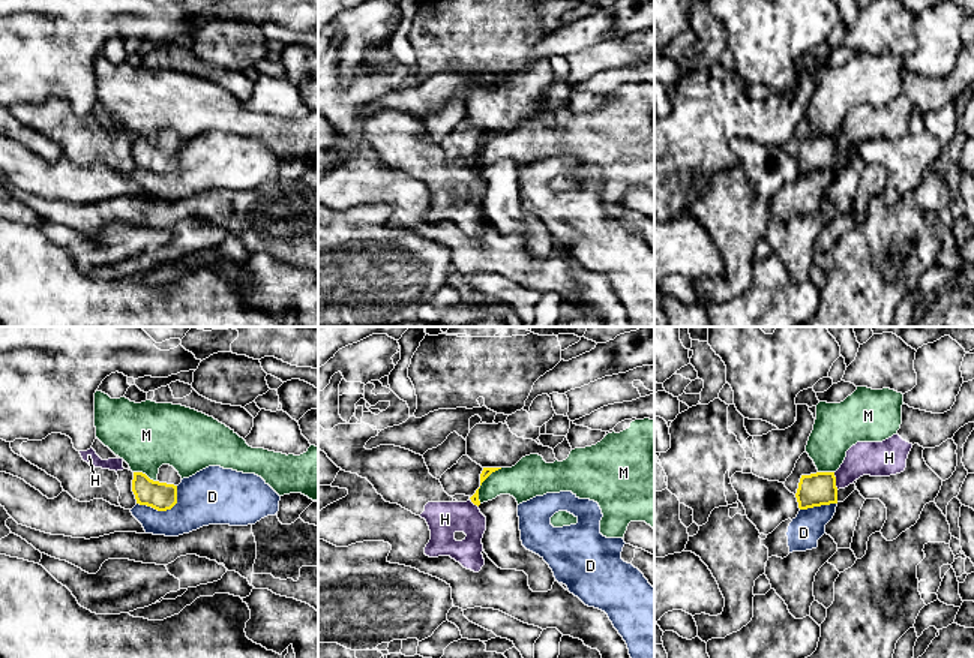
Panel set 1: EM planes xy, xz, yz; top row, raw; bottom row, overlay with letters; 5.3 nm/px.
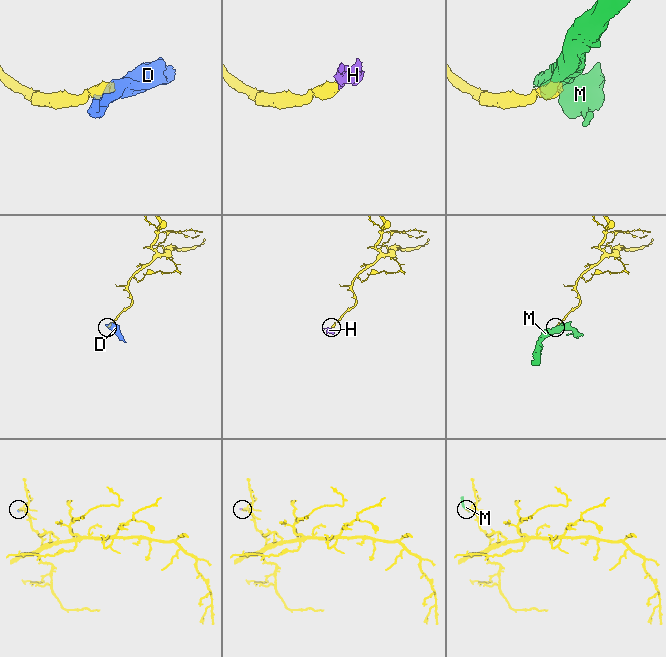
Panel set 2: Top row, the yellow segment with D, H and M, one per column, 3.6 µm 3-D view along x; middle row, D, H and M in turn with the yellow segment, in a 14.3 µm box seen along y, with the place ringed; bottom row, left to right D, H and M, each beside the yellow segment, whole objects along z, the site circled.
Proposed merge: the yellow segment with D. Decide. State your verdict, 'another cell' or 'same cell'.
another cell

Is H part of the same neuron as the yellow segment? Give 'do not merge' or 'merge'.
do not merge

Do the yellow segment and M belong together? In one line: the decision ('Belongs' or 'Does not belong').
Does not belong

